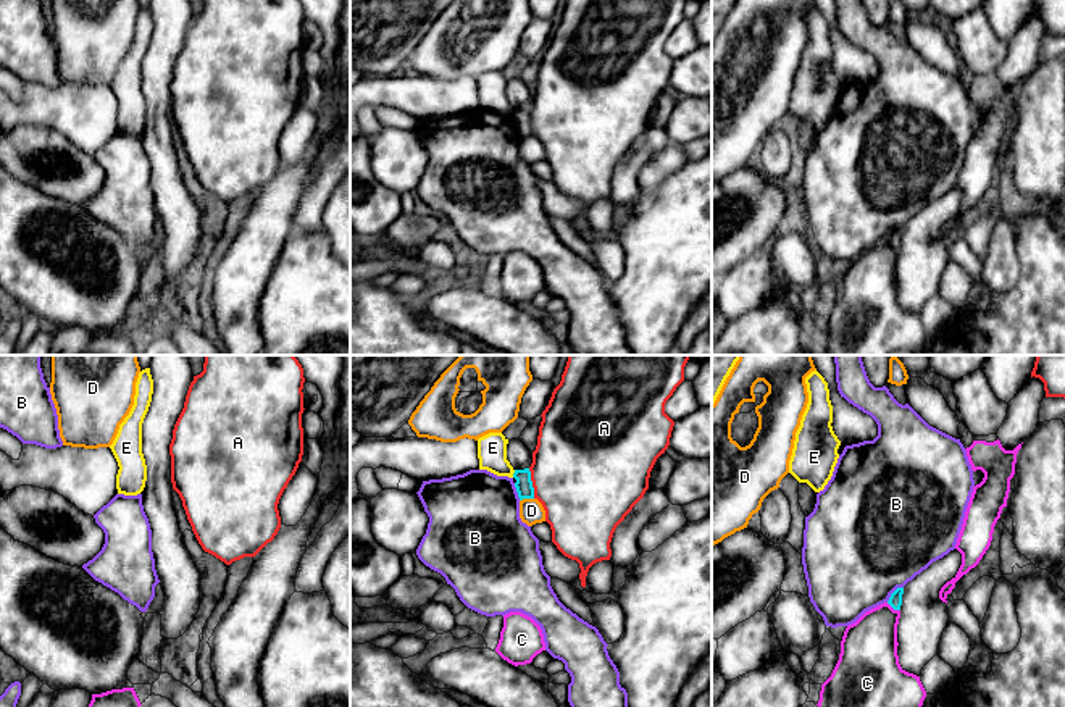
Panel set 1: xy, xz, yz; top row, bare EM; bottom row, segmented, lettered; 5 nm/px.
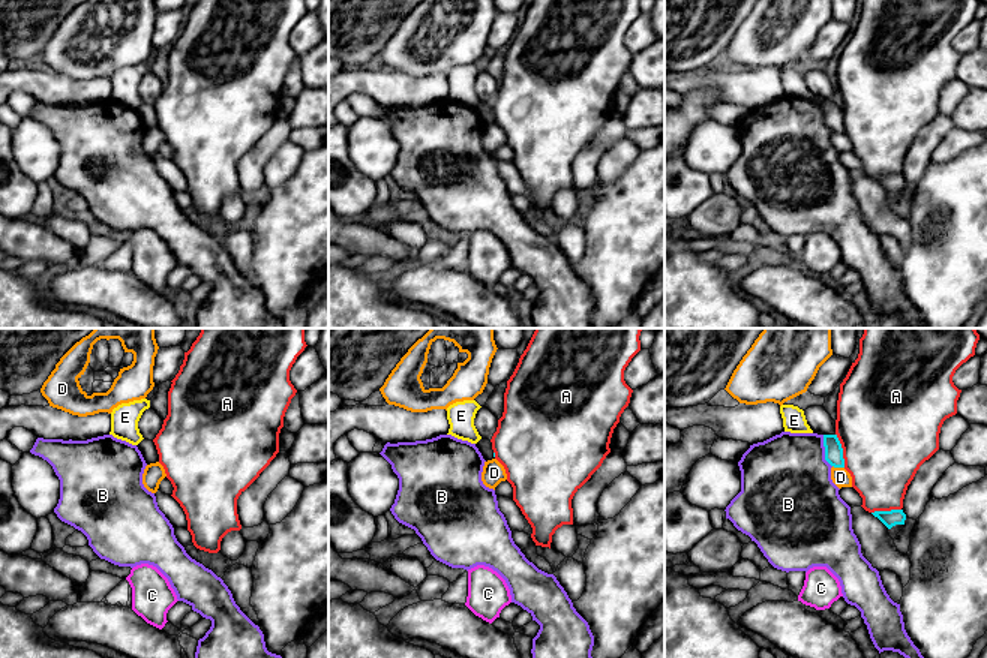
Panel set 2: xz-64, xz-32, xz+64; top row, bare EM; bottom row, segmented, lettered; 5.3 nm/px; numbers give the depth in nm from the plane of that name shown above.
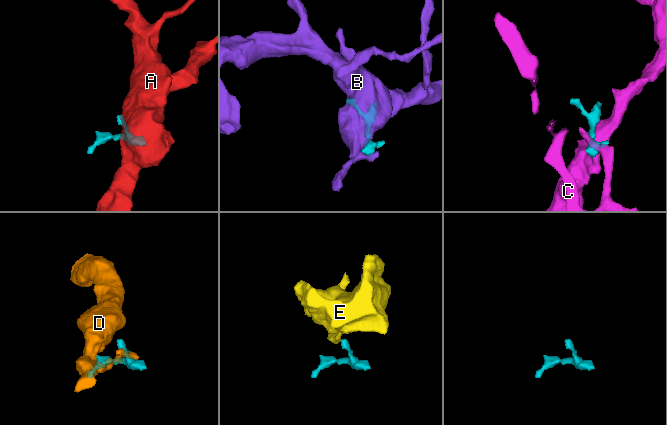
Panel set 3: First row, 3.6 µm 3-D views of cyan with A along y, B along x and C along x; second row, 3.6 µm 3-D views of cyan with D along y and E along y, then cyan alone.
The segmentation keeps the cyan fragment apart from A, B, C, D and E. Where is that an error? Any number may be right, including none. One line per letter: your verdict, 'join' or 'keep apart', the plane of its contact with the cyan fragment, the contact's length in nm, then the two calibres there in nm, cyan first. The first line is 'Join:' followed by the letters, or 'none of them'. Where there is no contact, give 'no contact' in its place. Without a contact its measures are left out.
Join: none of them
A: keep apart | xz | 160 nm | 90/480 nm
B: keep apart | yz | 120 nm | 70/500 nm
C: keep apart | yz | 80 nm | 70/280 nm
D: keep apart | xz | 70 nm | 90/120 nm
E: keep apart | xz | 40 nm | 90/140 nm

